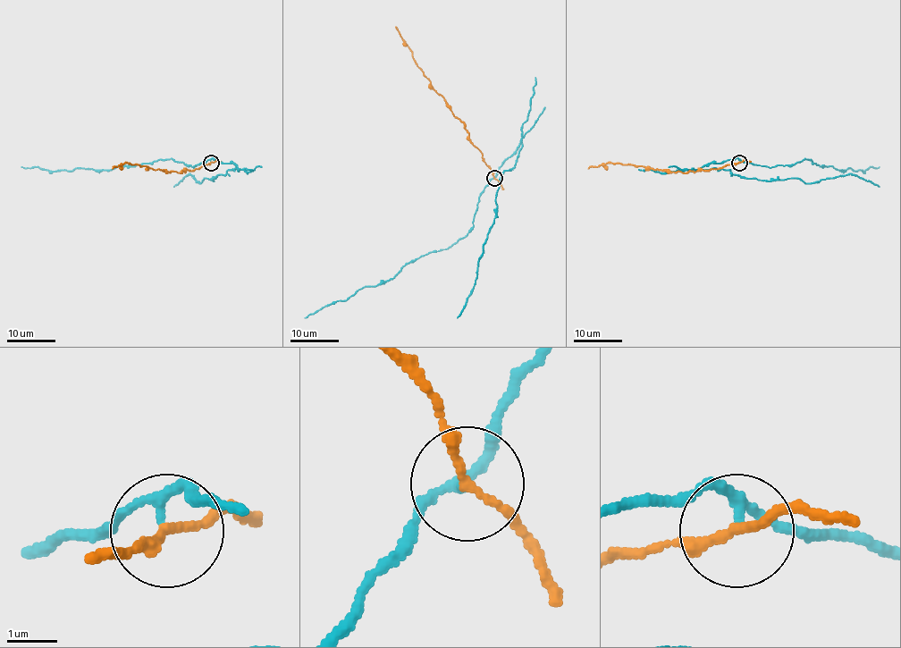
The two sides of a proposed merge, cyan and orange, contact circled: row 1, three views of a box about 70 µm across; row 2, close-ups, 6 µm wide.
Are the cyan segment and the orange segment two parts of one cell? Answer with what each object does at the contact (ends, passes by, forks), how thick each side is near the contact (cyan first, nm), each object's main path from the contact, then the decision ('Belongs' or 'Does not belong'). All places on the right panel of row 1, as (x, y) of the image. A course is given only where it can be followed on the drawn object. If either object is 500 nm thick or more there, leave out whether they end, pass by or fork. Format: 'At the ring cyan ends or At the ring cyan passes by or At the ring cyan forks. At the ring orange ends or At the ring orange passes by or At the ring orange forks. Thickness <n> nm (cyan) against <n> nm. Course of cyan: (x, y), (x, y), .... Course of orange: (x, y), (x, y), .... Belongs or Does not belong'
At the ring cyan passes by. At the ring orange passes by. Thickness 170 nm (cyan) against 170 nm. Course of cyan: (739, 162), (728, 159), (702, 167), (729, 170), (745, 179), (801, 179), (806, 183), (855, 175), (879, 187). Course of orange: (739, 163), (686, 172), (608, 163), (588, 169). Does not belong

